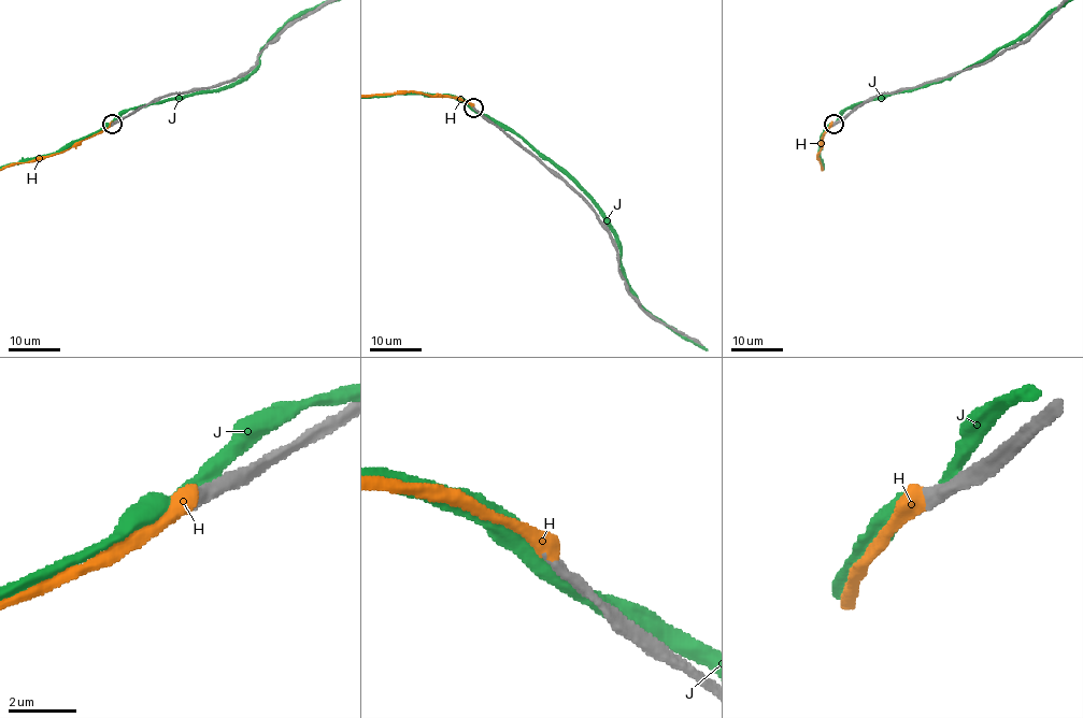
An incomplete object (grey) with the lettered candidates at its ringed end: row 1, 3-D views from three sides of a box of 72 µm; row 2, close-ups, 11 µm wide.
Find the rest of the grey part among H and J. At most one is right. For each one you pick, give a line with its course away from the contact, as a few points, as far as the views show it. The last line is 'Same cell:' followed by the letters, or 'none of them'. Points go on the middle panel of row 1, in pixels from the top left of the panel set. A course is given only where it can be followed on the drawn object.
Same cell: H

